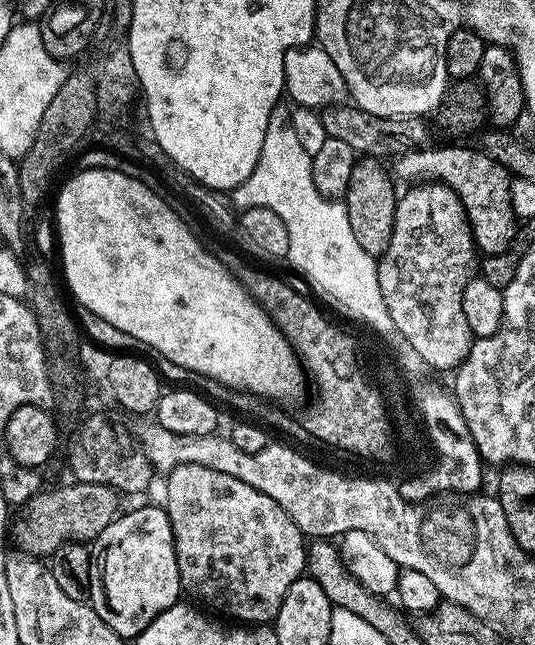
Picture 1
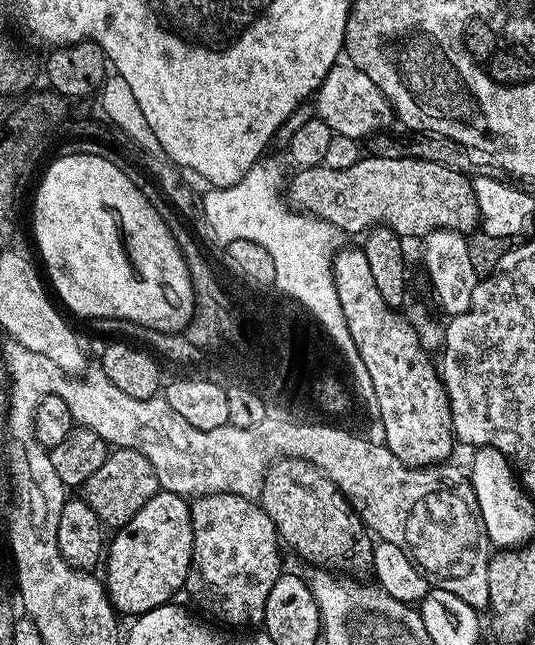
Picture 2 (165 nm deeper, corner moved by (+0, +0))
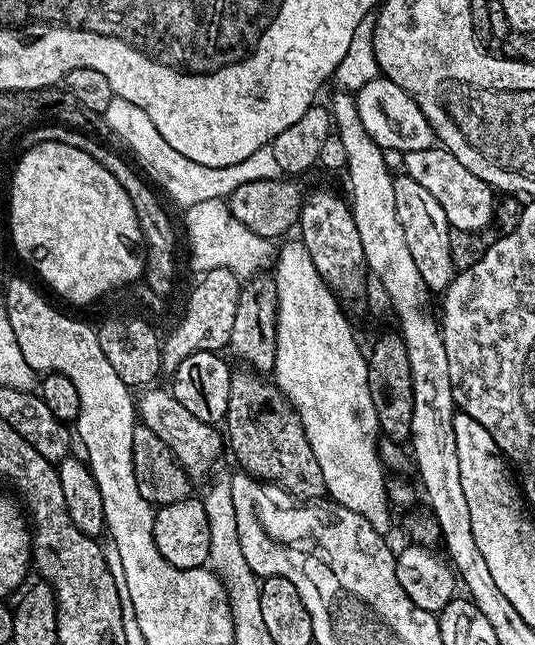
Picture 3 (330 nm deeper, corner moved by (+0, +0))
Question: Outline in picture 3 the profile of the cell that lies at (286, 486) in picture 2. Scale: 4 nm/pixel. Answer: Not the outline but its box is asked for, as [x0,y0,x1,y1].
[226,371,323,502]

